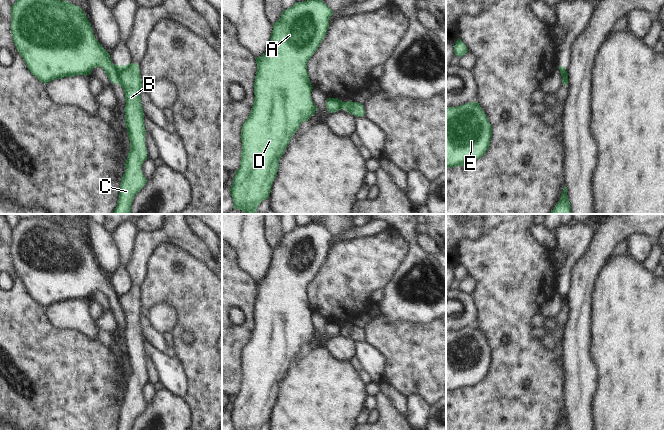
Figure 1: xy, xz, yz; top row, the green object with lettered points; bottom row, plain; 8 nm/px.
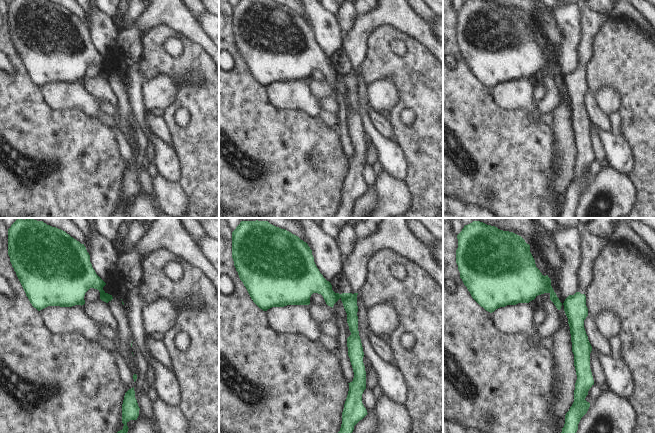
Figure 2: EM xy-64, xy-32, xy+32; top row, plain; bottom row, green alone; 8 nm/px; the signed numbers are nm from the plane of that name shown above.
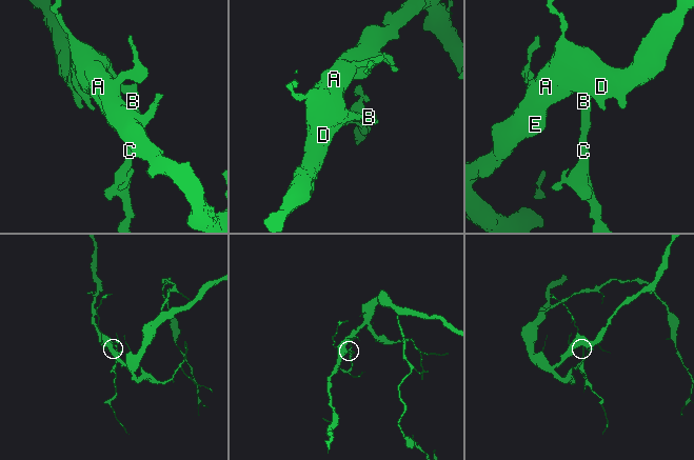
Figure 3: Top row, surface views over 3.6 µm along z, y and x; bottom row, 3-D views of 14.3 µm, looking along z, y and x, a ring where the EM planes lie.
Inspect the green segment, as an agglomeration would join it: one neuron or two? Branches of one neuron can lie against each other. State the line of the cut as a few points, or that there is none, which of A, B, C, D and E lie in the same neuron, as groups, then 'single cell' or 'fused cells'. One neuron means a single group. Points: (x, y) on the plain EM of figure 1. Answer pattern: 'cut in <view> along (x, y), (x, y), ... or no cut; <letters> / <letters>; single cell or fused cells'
cut in xy along (119, 290), (116, 305); A D E / B C; fused cells

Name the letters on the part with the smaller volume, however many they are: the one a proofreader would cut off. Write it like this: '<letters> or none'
B, C

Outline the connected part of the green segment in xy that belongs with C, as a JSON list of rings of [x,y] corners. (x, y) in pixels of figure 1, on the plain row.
[[[134,287],[120,289],[117,306],[125,318],[125,346],[131,371],[125,387],[126,394],[121,403],[117,430],[131,430],[134,420],[147,406],[141,394],[143,386],[147,383],[147,376],[139,289]]]

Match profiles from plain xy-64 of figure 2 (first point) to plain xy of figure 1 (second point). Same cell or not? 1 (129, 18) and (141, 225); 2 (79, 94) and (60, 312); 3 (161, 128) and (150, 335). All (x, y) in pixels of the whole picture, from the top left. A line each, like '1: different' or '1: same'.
1: same
2: same
3: same

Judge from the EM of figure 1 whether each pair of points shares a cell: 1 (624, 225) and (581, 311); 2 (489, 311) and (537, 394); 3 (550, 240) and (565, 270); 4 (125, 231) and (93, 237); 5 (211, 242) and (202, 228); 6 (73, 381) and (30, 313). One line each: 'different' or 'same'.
1: same
2: same
3: different
4: different
5: same
6: same

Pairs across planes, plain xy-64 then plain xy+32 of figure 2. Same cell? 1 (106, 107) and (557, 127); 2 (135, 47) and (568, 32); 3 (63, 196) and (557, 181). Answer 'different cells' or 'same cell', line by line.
1: different cells
2: different cells
3: different cells

